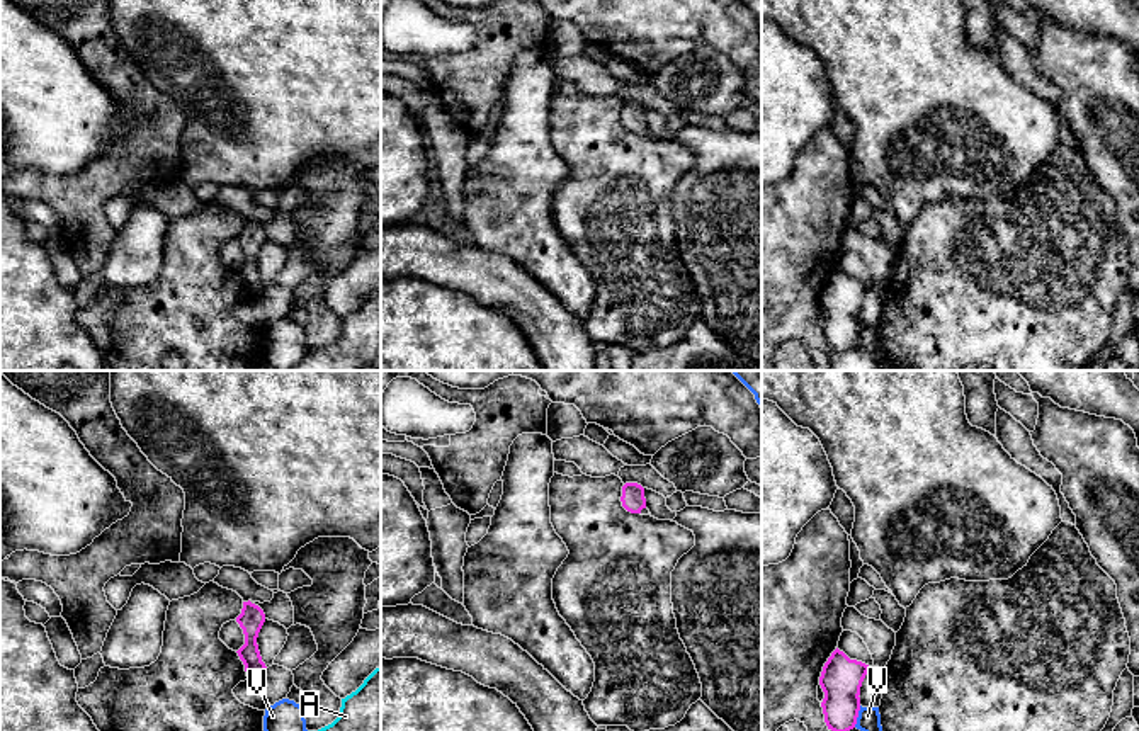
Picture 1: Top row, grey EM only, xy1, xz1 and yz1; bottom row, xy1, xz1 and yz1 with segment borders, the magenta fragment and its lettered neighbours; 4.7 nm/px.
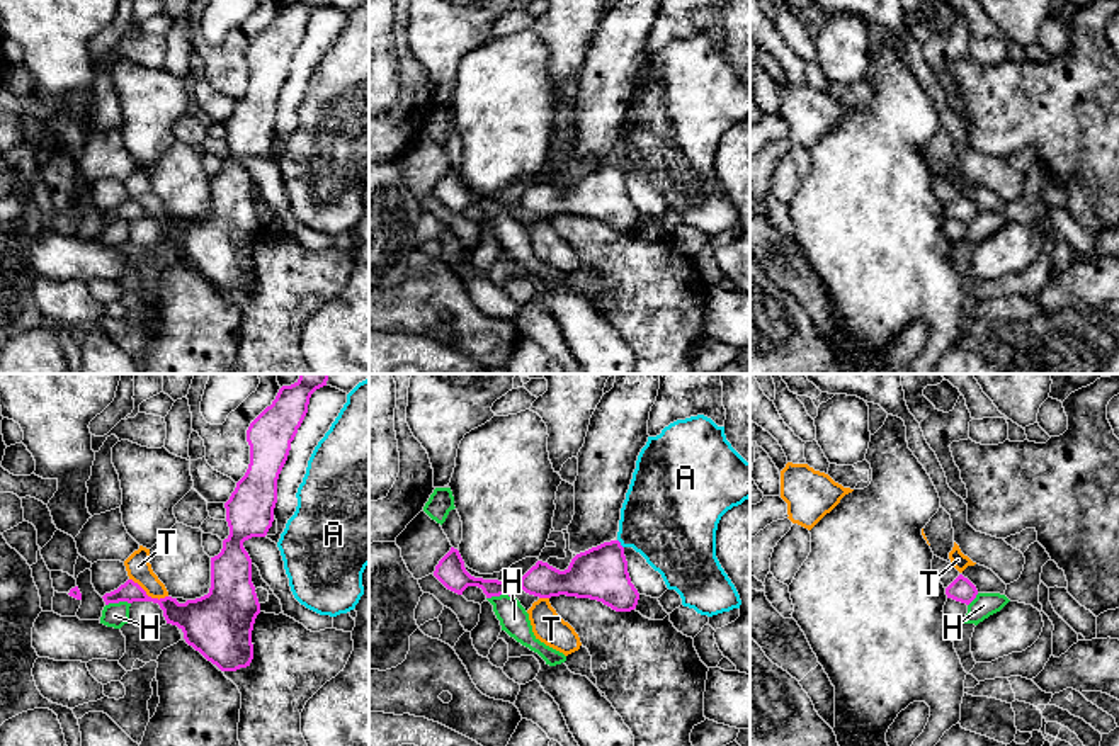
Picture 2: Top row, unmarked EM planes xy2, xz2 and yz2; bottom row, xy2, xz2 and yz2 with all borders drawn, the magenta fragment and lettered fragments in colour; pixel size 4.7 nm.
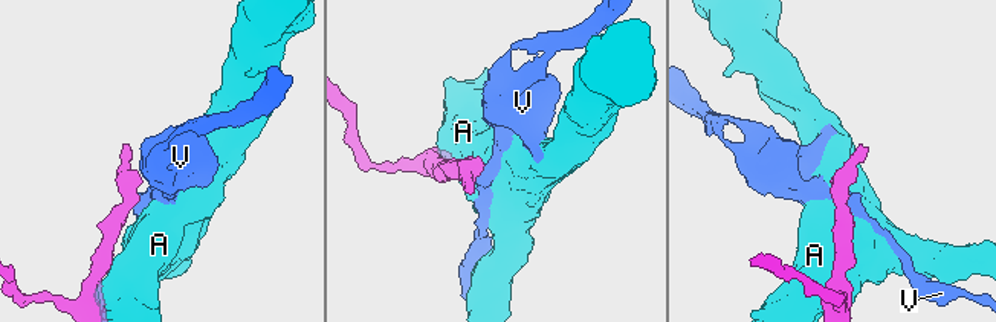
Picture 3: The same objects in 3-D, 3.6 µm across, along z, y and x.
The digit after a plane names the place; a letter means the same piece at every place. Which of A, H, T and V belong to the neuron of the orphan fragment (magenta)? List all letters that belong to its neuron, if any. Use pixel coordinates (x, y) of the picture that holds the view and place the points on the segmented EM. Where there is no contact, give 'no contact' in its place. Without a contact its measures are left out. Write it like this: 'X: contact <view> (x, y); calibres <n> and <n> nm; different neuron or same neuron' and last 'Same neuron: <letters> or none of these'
A: contact xz2 (619, 544); calibres 260 and 400 nm; different neuron
H: contact xz2 (499, 595); calibres 140 and 140 nm; different neuron
T: contact xy2 (147, 595); calibres 170 and 120 nm; different neuron
V: contact yz1 (857, 716); calibres 190 and 110 nm; different neuron
Same neuron: none of these

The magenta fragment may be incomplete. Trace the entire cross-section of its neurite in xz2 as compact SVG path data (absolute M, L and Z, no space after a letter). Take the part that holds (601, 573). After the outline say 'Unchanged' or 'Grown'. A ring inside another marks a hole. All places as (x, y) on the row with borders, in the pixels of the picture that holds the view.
M619 540L577 554L565 571L537 561L519 585L525 593L539 598L560 595L590 598L616 612L631 612L639 600Z. Unchanged

